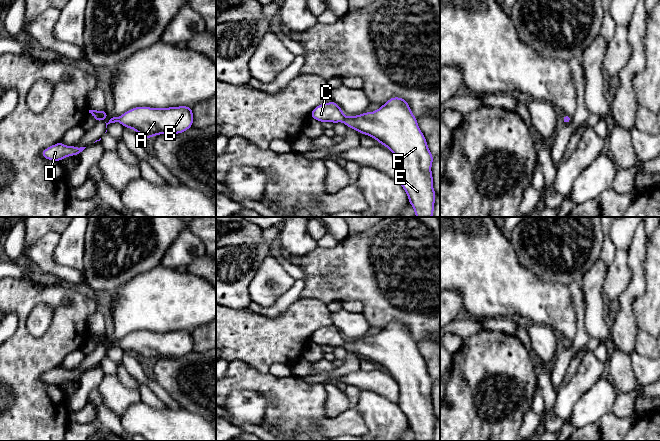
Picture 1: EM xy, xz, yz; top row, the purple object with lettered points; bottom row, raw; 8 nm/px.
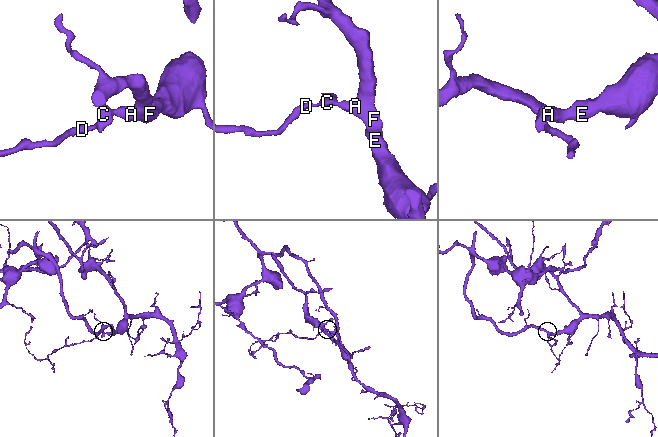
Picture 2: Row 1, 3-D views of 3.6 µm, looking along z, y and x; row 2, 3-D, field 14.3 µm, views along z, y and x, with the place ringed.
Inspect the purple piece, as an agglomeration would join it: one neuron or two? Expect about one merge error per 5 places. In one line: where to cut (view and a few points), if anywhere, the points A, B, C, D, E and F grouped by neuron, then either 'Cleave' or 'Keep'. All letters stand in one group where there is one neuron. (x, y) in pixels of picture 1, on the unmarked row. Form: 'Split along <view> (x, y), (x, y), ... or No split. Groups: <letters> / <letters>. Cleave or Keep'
No split. Groups: A B C D E F. Keep

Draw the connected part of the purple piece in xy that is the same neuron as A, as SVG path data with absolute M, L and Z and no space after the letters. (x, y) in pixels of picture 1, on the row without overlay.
M140 330L140 331L134 331L126 335L119 341L111 342L109 346L106 347L106 352L107 349L110 347L120 346L124 352L131 352L144 362L150 363L153 360L160 358L181 358L193 350L193 345L194 345L193 334L189 330L177 330L168 332L158 332L158 333Z

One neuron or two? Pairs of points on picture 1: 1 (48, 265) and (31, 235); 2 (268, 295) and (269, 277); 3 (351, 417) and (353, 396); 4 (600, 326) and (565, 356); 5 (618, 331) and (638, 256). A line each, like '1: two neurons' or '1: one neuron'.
1: two neurons
2: one neuron
3: two neurons
4: two neurons
5: one neuron

